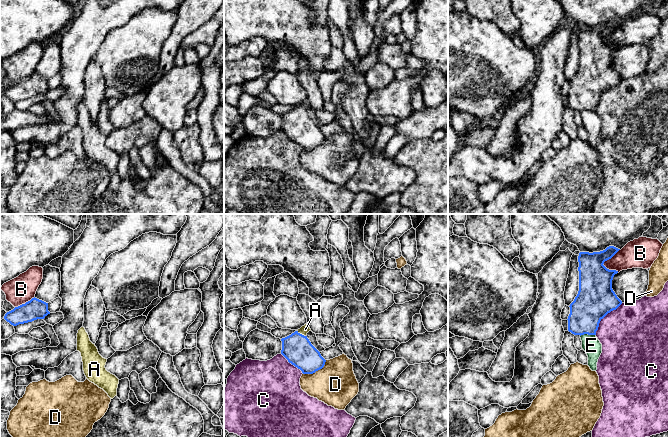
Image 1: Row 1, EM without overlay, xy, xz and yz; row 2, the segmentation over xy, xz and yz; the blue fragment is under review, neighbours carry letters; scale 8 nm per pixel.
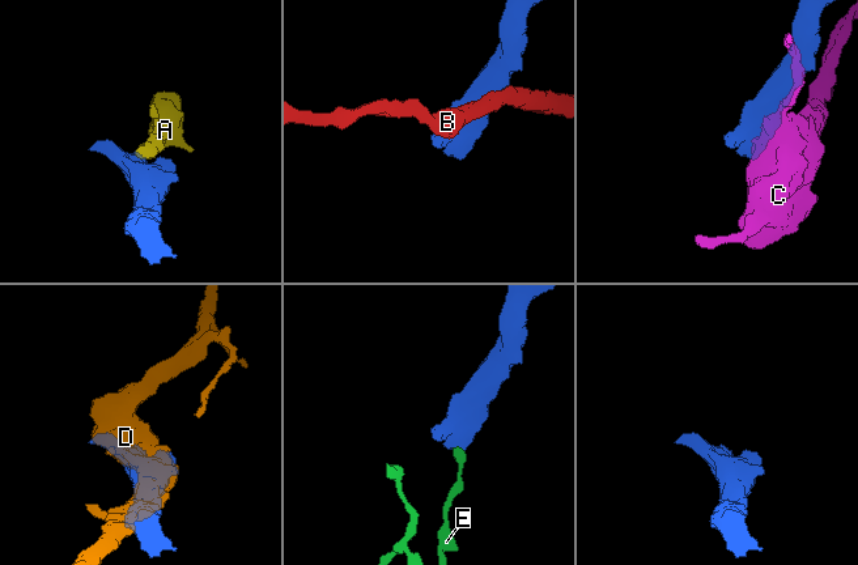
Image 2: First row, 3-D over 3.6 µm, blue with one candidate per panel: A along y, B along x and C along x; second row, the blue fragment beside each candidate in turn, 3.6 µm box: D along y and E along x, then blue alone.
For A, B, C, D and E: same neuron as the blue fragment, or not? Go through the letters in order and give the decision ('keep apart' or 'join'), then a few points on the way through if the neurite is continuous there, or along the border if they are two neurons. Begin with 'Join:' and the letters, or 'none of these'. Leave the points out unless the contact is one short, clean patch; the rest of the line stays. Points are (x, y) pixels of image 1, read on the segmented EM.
Join: A
A: join | across xz (296, 348), (301, 334), (305, 329)
B: keep apart
C: keep apart | along yz (622, 303), (611, 310), (600, 321), (595, 334)
D: keep apart
E: keep apart | along yz (595, 334), (582, 334), (580, 336)

